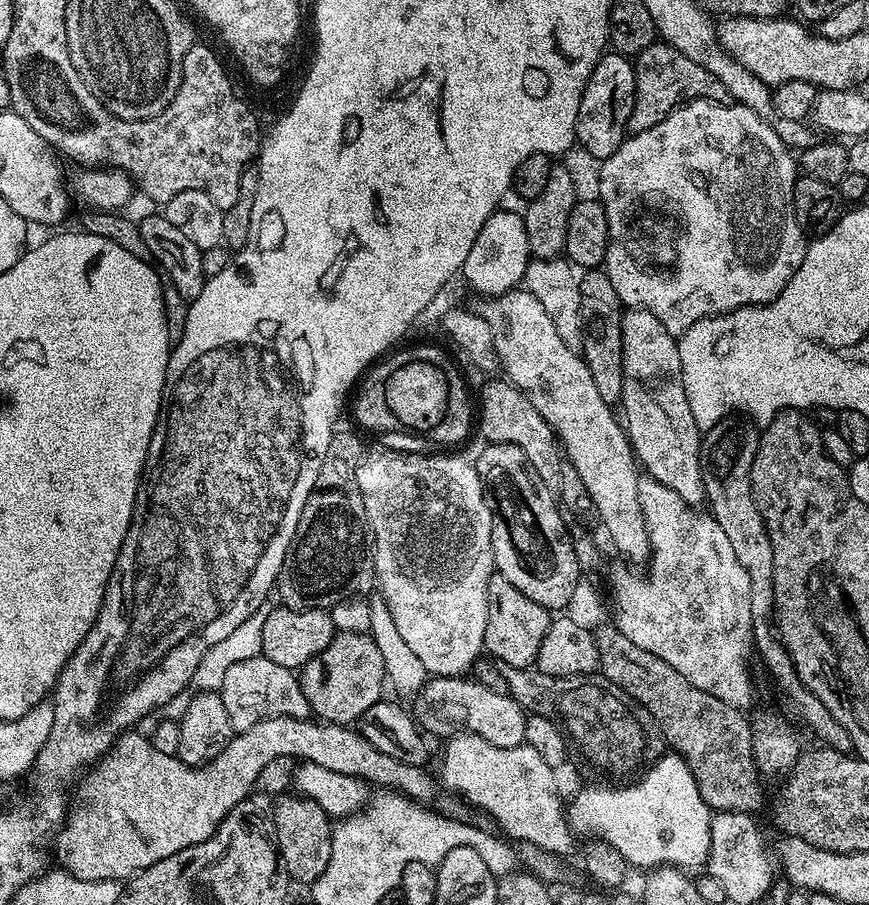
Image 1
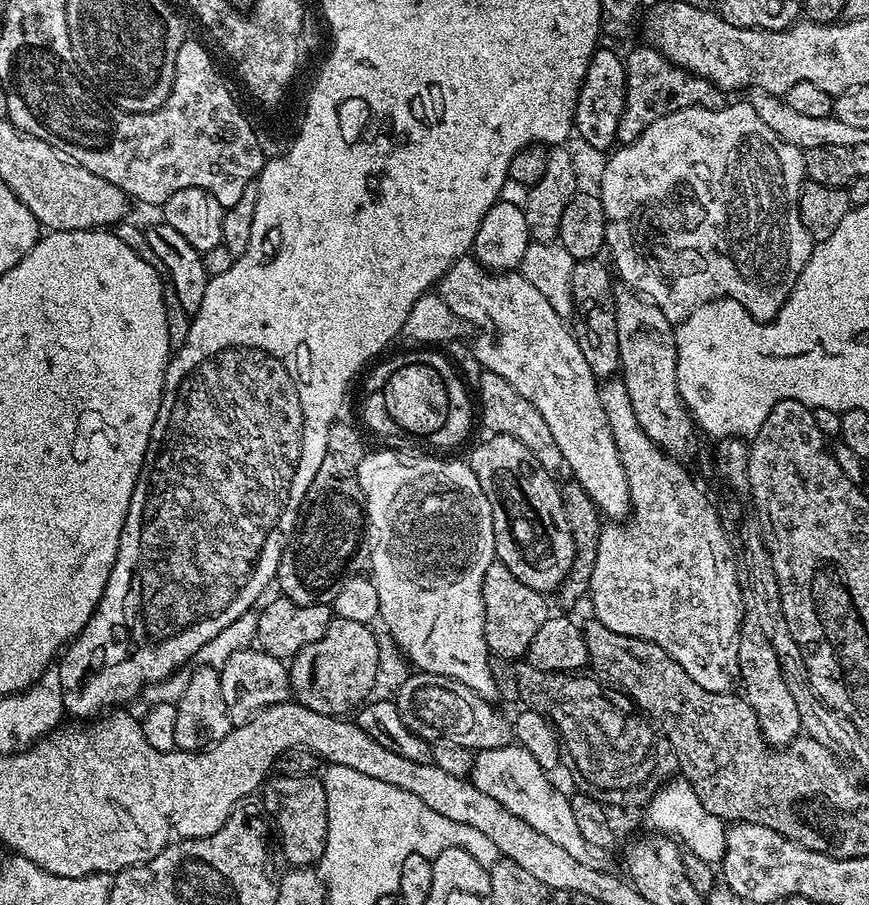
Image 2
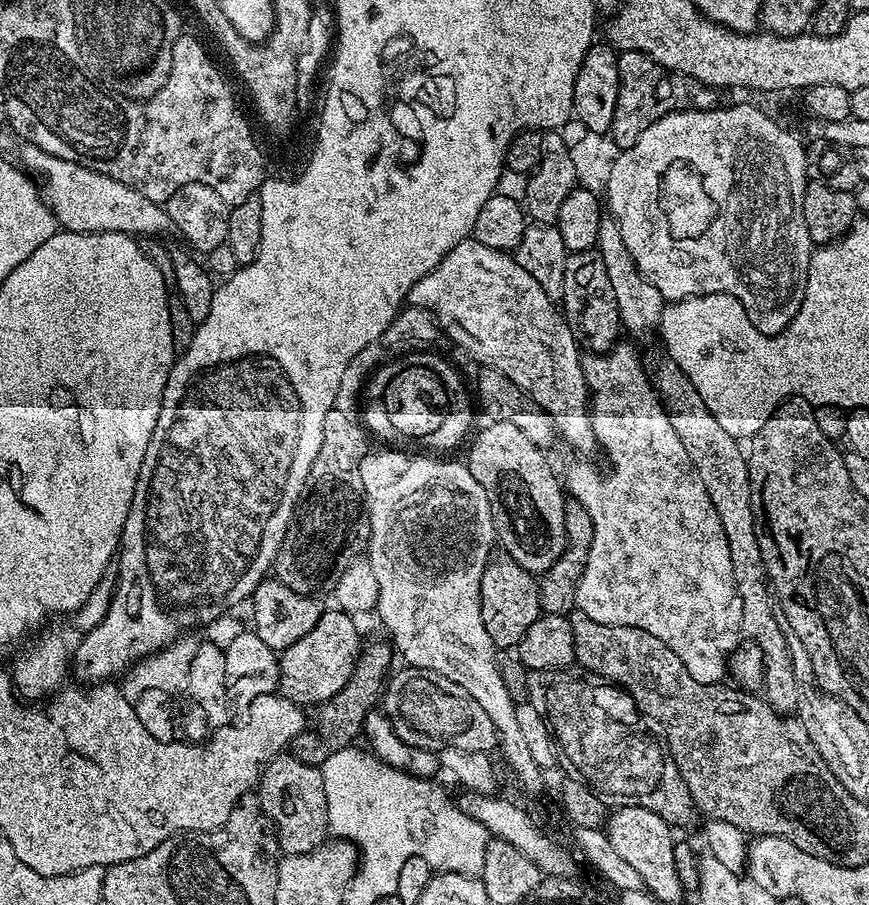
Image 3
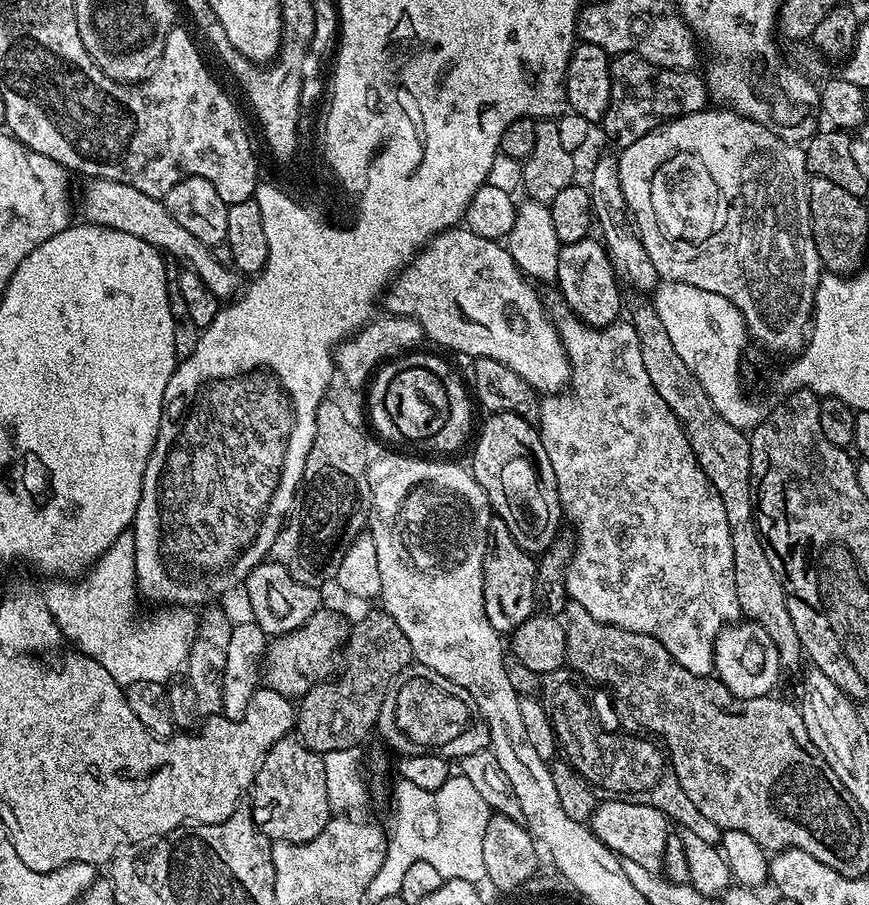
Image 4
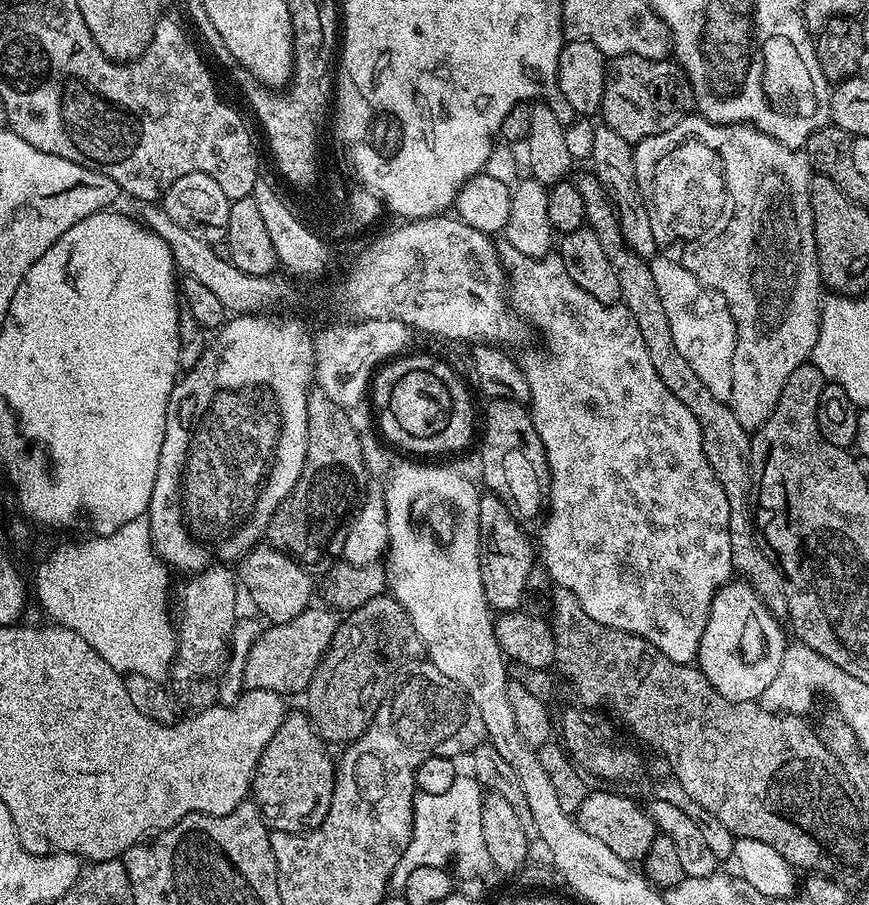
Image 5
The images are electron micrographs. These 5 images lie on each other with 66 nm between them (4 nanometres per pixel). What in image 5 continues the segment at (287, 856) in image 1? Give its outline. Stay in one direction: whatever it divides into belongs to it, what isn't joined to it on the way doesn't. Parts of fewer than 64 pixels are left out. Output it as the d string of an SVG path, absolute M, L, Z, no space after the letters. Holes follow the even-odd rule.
M289 711L285 715L274 738L270 738L266 750L262 750L262 758L258 758L250 789L251 799L259 805L263 815L273 816L270 824L275 831L303 833L304 819L311 812L313 825L321 824L326 818L336 781L336 770L333 761L328 761L328 750L329 745L303 711Z

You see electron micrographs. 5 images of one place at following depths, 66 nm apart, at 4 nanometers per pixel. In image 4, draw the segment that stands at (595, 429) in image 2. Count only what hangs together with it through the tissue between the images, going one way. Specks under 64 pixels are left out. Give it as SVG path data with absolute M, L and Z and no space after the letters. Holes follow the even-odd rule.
M457 226L449 228L447 232L439 232L429 243L417 252L416 256L409 264L404 267L403 272L388 285L382 296L382 304L384 304L389 313L393 316L405 316L406 318L414 319L418 325L422 326L425 337L430 341L433 340L436 344L441 344L444 348L449 348L452 352L461 352L467 358L494 358L494 362L502 362L502 366L510 366L510 370L514 370L514 374L518 374L540 394L560 394L569 387L572 371L570 370L570 362L566 358L566 350L562 346L562 338L558 334L555 324L552 323L552 318L546 304L540 301L538 293L532 289L533 285L519 266L514 262L514 258L510 258L507 247L501 241L491 240L490 238L482 238L478 234L474 234L467 226Z

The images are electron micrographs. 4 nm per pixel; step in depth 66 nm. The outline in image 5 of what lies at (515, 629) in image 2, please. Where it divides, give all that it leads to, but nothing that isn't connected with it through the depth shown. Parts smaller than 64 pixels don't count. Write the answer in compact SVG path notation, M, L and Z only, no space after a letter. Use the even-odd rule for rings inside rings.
M491 494L480 497L478 526L480 527L480 569L488 607L496 614L515 612L525 603L526 593L529 591L528 579L532 576L532 563L537 563L538 560L533 537L531 540L524 533L525 525L516 520L514 514L510 514L508 507L497 496Z

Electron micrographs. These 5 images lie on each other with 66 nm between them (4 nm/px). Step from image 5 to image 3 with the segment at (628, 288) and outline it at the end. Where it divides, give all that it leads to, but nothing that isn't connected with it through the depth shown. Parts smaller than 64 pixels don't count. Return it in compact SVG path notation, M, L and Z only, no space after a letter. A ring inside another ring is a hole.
M661 358L656 369L651 369L650 379L668 412L670 422L682 438L682 446L686 446L686 454L690 454L690 462L702 482L706 486L706 494L710 494L710 502L714 502L714 510L718 510L718 518L722 522L722 530L726 534L726 546L730 546L730 566L734 566L734 582L738 590L738 598L742 598L742 626L740 631L745 641L760 647L764 659L763 699L775 712L792 714L800 701L794 666L790 662L788 636L785 625L778 615L773 593L764 571L764 559L760 549L760 533L756 527L756 515L752 509L752 491L748 477L748 458L741 441L726 434L722 426L718 426L706 404L702 402L690 378L676 363Z

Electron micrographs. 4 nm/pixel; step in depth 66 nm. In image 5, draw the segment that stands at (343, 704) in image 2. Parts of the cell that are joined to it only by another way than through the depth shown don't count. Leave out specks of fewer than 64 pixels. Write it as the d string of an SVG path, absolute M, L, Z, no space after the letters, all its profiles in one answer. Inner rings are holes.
M309 606L288 624L272 624L261 633L261 641L266 641L266 644L260 649L256 646L247 649L245 685L274 688L276 693L283 696L299 695L305 691L340 621L333 609L316 607Z

